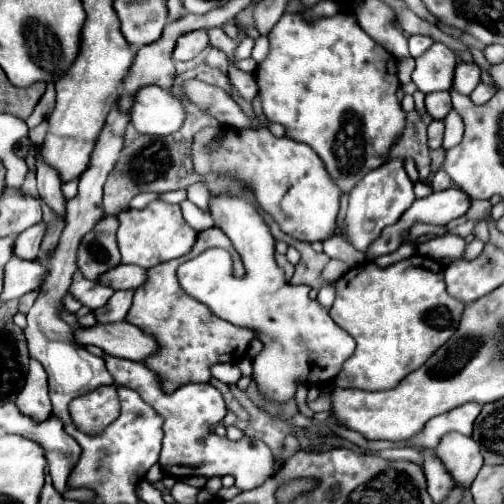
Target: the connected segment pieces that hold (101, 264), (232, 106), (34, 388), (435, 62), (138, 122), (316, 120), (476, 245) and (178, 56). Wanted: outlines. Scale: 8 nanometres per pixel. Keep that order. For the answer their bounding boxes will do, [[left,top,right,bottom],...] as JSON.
[[78,216,120,282],[184,80,252,128],[16,360,50,422],[412,44,456,94],[130,88,186,136],[256,14,406,194],[456,238,484,260],[174,30,208,60]]

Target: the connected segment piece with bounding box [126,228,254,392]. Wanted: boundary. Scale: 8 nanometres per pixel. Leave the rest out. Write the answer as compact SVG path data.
M208 228L198 234L194 248L186 256L162 262L148 270L148 280L142 288L136 290L134 304L130 308L130 316L126 318L126 322L138 324L138 326L146 328L146 332L154 332L154 336L158 336L160 350L158 350L158 356L152 358L152 370L160 374L160 380L162 380L166 392L170 392L170 388L176 388L178 384L186 384L186 382L208 382L212 364L240 362L242 356L248 352L248 344L254 340L254 332L238 328L238 326L214 316L208 306L200 304L198 300L194 300L180 288L180 284L176 280L176 268L182 262L198 256L200 252L204 252L208 248L228 250L232 256L233 274L236 277L244 276L244 266L238 260L238 252L234 252L234 246L230 244L228 236L220 228Z

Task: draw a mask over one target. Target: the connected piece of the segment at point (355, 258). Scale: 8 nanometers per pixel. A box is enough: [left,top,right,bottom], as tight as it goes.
[322,196,364,266]

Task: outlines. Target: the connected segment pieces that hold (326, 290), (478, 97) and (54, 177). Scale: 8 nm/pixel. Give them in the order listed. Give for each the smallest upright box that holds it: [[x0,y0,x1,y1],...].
[[318,284,334,308],[470,82,496,104],[36,152,66,218]]

